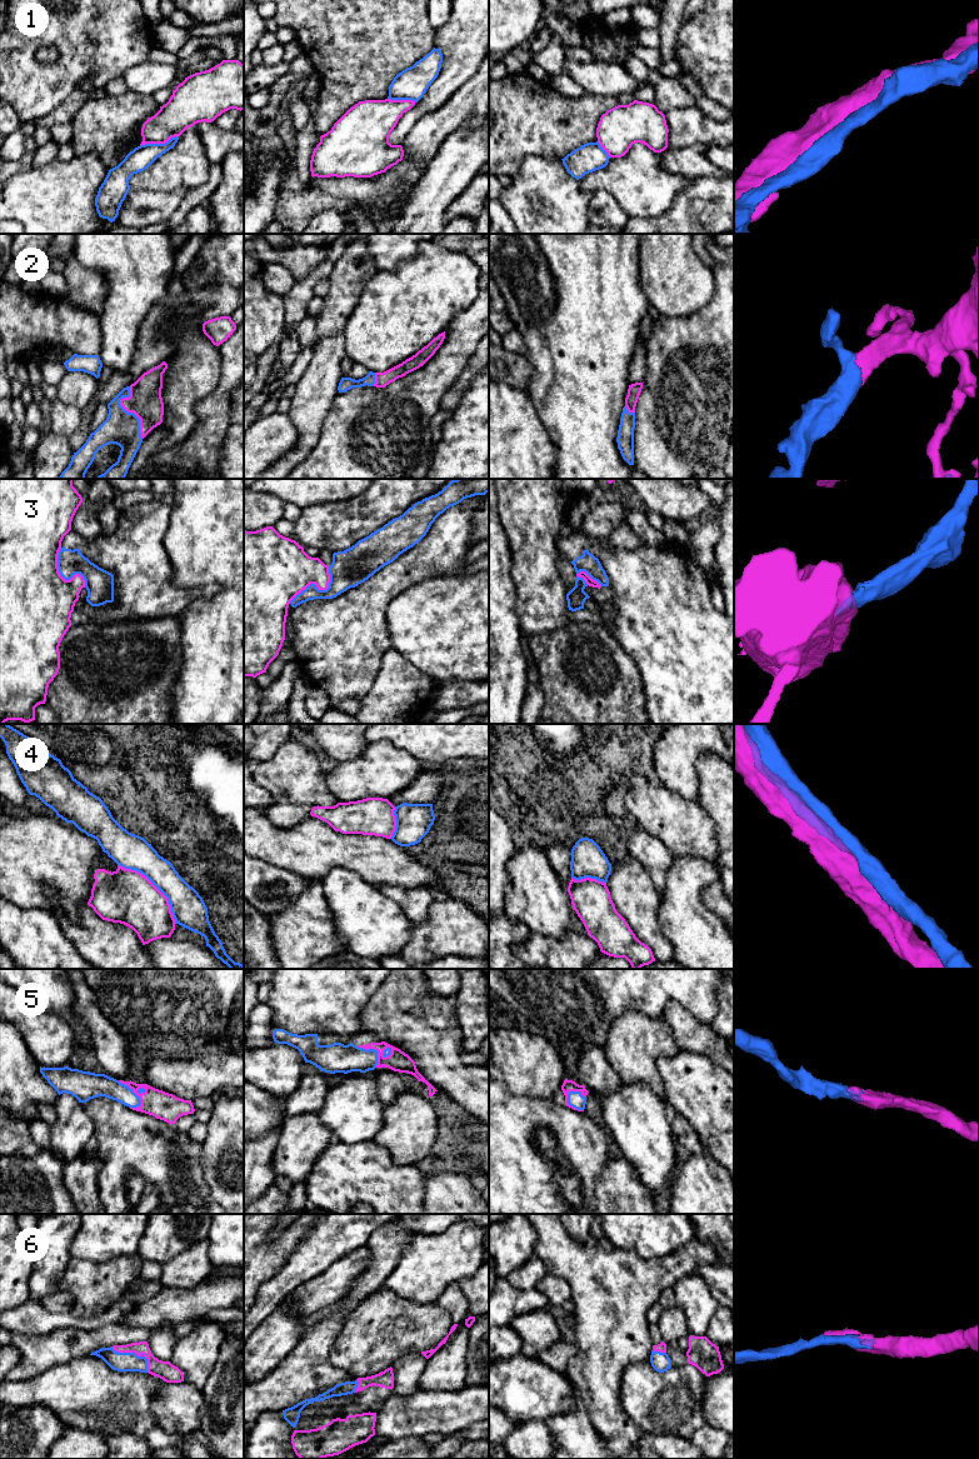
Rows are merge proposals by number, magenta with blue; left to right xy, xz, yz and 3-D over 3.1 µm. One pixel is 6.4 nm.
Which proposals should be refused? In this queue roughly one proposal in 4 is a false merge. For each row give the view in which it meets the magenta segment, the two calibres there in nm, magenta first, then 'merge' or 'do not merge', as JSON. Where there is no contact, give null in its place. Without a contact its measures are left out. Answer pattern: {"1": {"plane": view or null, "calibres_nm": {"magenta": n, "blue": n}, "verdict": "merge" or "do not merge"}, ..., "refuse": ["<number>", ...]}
{"1": {"plane": "xy", "calibres_nm": {"magenta": 220, "blue": 150}, "verdict": "merge"}, "2": {"plane": "xy", "calibres_nm": {"magenta": 220, "blue": 220}, "verdict": "merge"}, "3": {"plane": "xz", "calibres_nm": {"magenta": 360, "blue": 240}, "verdict": "do not merge"}, "4": {"plane": "xy", "calibres_nm": {"magenta": 340, "blue": 220}, "verdict": "do not merge"}, "5": {"plane": "xy", "calibres_nm": {"magenta": 180, "blue": 150}, "verdict": "merge"}, "6": {"plane": "xy", "calibres_nm": {"magenta": 120, "blue": 130}, "verdict": "merge"}, "refuse": ["3", "4"]}

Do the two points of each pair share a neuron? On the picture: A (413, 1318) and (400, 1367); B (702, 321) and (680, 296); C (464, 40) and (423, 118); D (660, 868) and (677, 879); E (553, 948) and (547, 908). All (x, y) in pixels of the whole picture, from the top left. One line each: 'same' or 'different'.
A: different
B: different
C: same
D: different
E: different

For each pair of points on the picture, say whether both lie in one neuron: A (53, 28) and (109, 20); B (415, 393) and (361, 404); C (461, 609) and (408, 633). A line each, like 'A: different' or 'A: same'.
A: same
B: same
C: same

